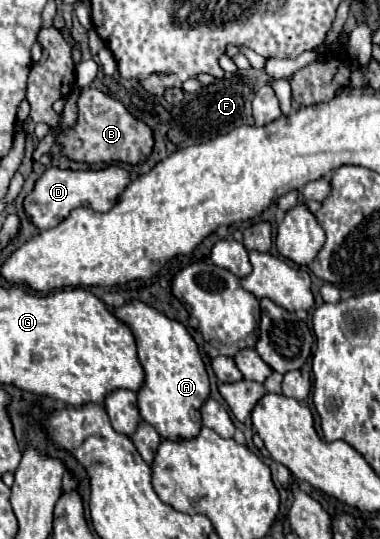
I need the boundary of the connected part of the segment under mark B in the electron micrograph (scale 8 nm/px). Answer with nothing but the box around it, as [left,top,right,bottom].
[56,87,154,165]

